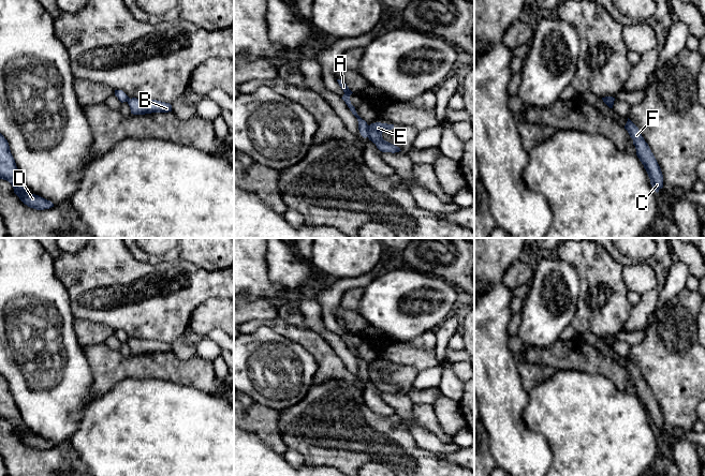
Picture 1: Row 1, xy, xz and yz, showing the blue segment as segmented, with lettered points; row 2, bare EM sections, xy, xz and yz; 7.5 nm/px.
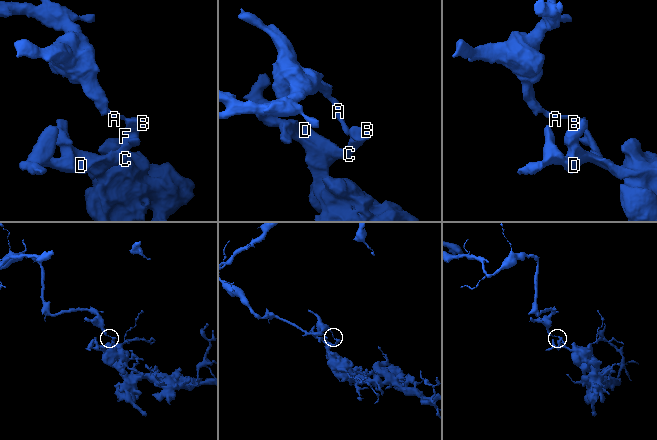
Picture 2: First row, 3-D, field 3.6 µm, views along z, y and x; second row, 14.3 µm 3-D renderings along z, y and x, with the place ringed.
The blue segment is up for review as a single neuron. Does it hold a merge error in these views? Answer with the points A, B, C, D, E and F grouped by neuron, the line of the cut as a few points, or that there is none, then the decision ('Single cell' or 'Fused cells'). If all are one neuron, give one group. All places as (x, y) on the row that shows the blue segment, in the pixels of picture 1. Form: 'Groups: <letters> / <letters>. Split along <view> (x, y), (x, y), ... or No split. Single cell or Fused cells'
Groups: A / B C D E F. Split along xz (369, 125), (367, 136). Fused cells

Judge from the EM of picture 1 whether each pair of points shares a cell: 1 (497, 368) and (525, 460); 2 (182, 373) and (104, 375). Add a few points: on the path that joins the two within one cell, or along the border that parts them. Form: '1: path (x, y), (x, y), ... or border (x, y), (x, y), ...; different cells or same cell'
1: path (499, 390), (501, 415), (509, 437); same cell
2: path (163, 368), (123, 368); same cell

